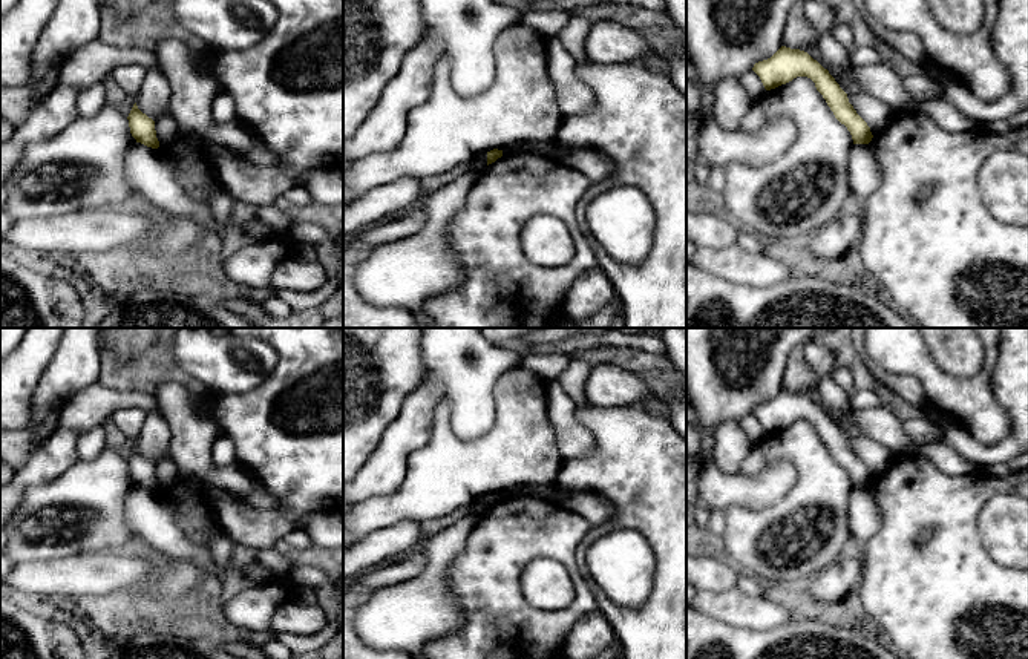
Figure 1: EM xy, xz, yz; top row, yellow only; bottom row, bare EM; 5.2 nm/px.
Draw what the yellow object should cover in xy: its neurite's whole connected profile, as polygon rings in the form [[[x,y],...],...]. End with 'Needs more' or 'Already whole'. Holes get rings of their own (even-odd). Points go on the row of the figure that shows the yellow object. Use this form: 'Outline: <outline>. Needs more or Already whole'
Outline: [[[136,103],[133,104],[127,120],[130,133],[136,143],[152,149],[158,149],[161,143],[173,141],[179,133],[178,123],[170,112],[153,121],[138,109]]]. Needs more

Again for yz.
Outline: [[[781,46],[771,58],[754,64],[766,90],[775,89],[797,77],[807,77],[815,83],[835,118],[847,127],[853,144],[869,144],[873,138],[867,123],[849,103],[847,93],[835,78],[807,52]]]. Already whole

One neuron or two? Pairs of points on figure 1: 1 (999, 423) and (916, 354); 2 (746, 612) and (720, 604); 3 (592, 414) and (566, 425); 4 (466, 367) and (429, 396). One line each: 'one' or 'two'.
1: one
2: one
3: two
4: two

